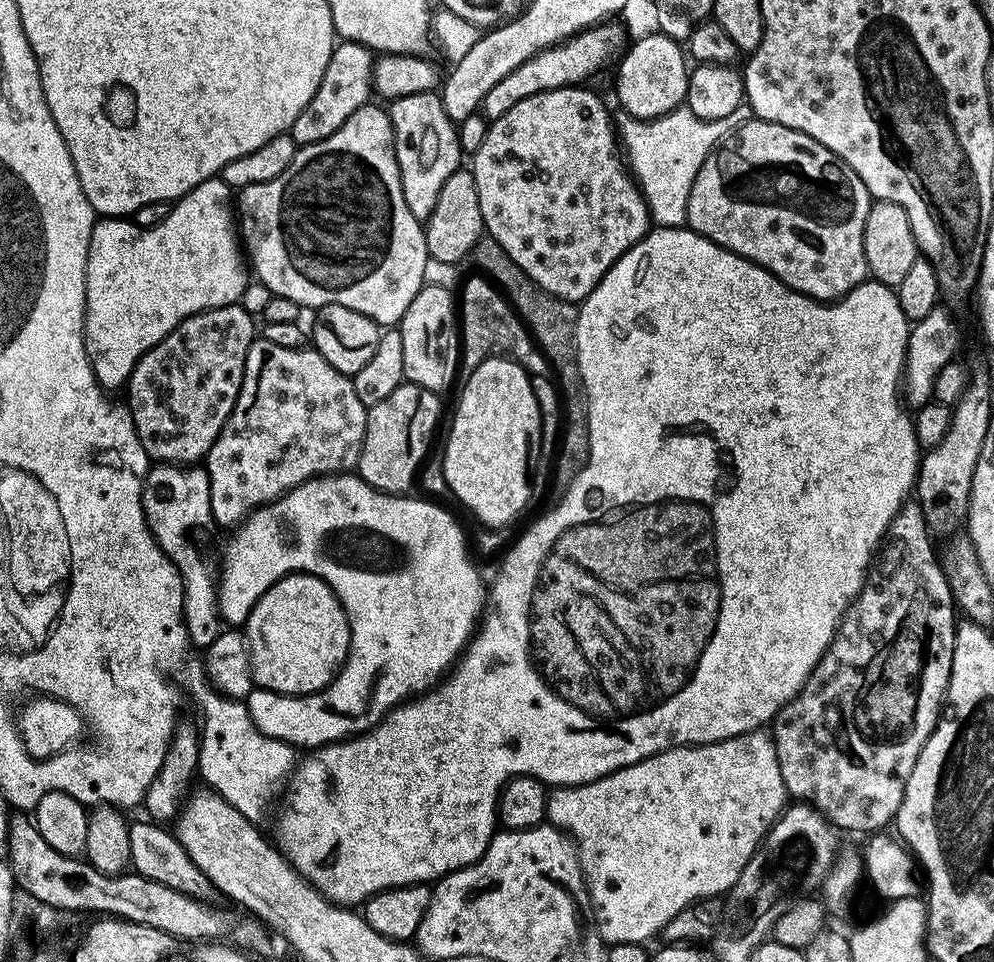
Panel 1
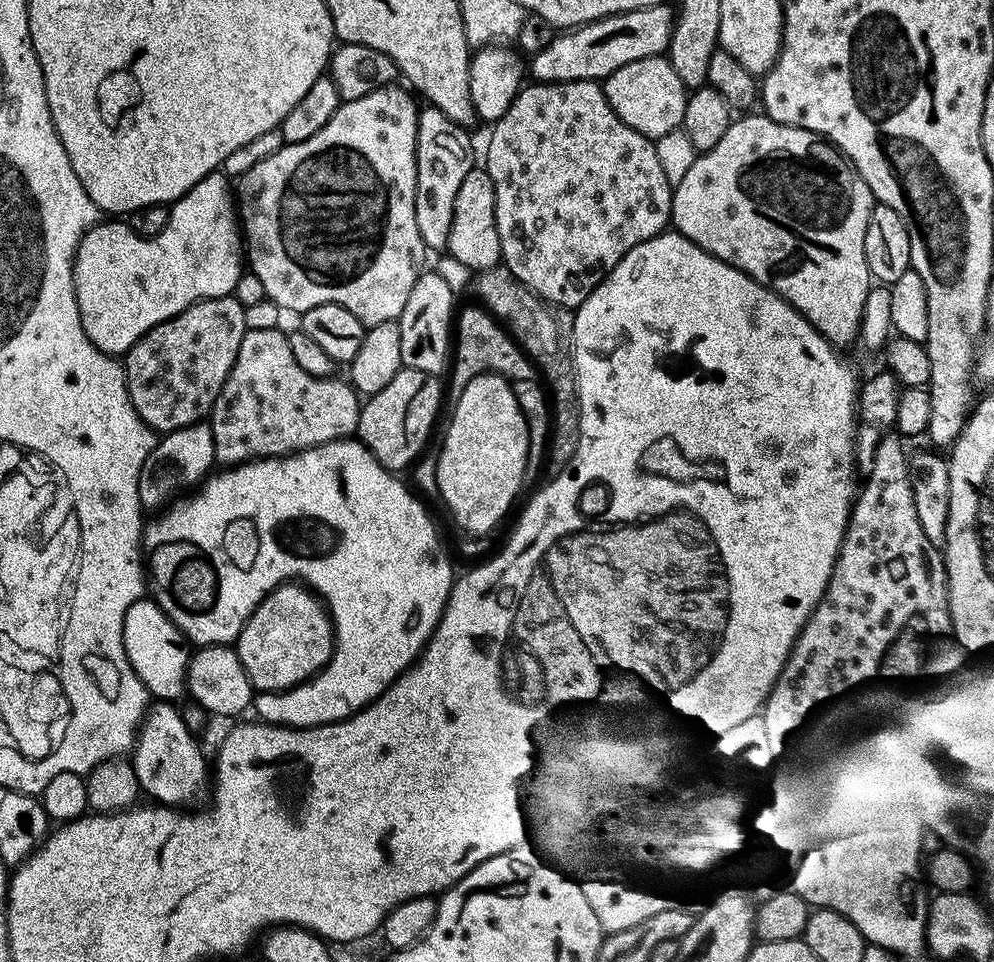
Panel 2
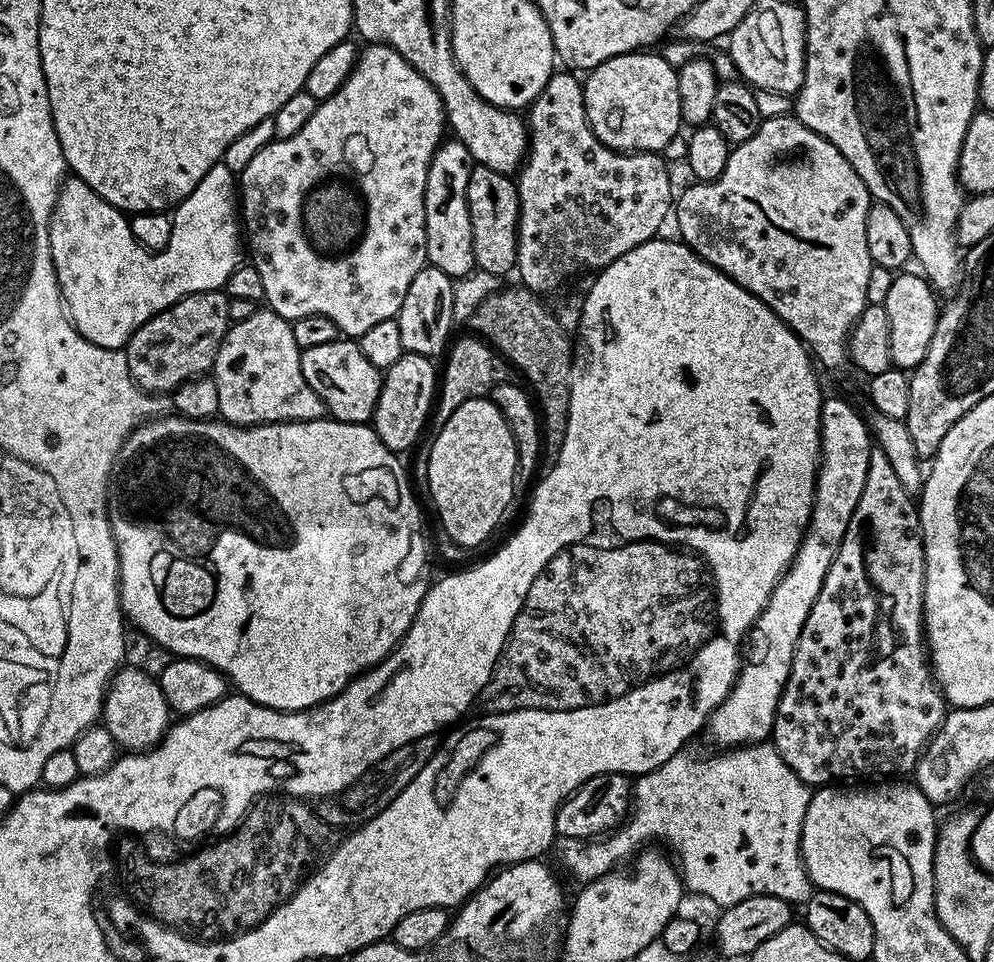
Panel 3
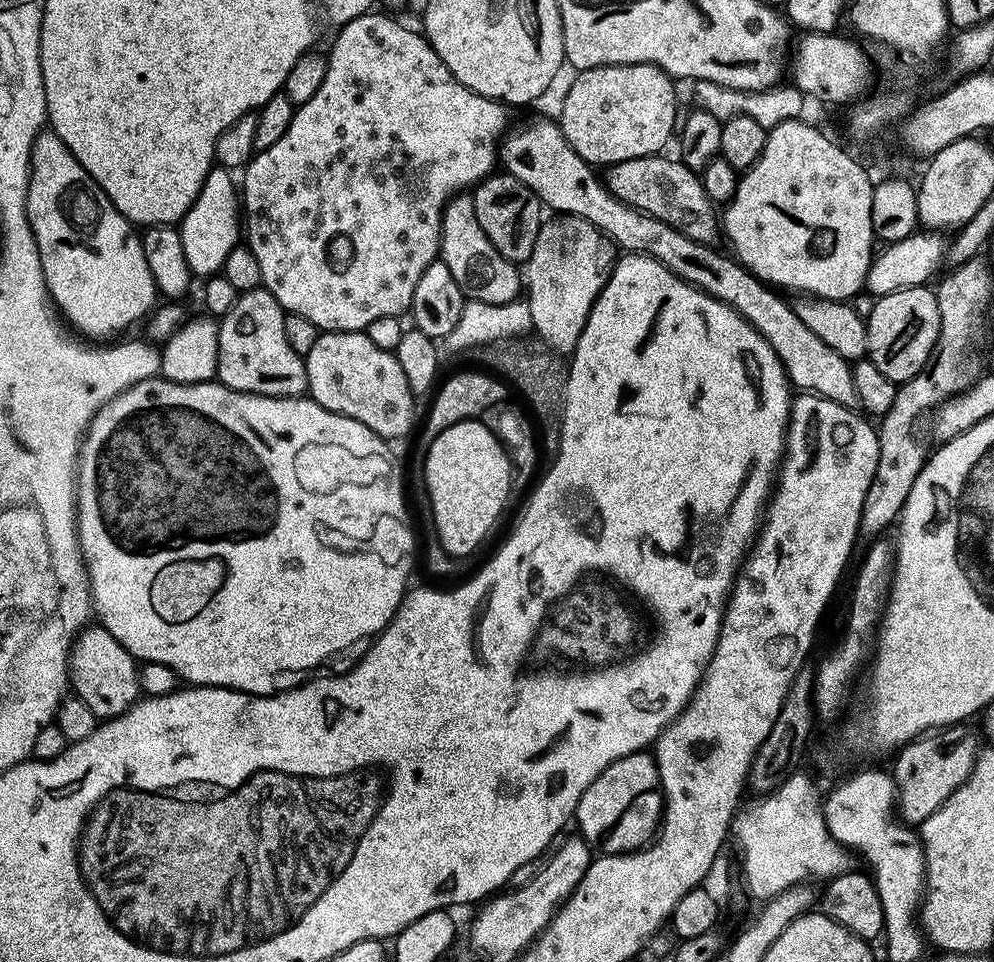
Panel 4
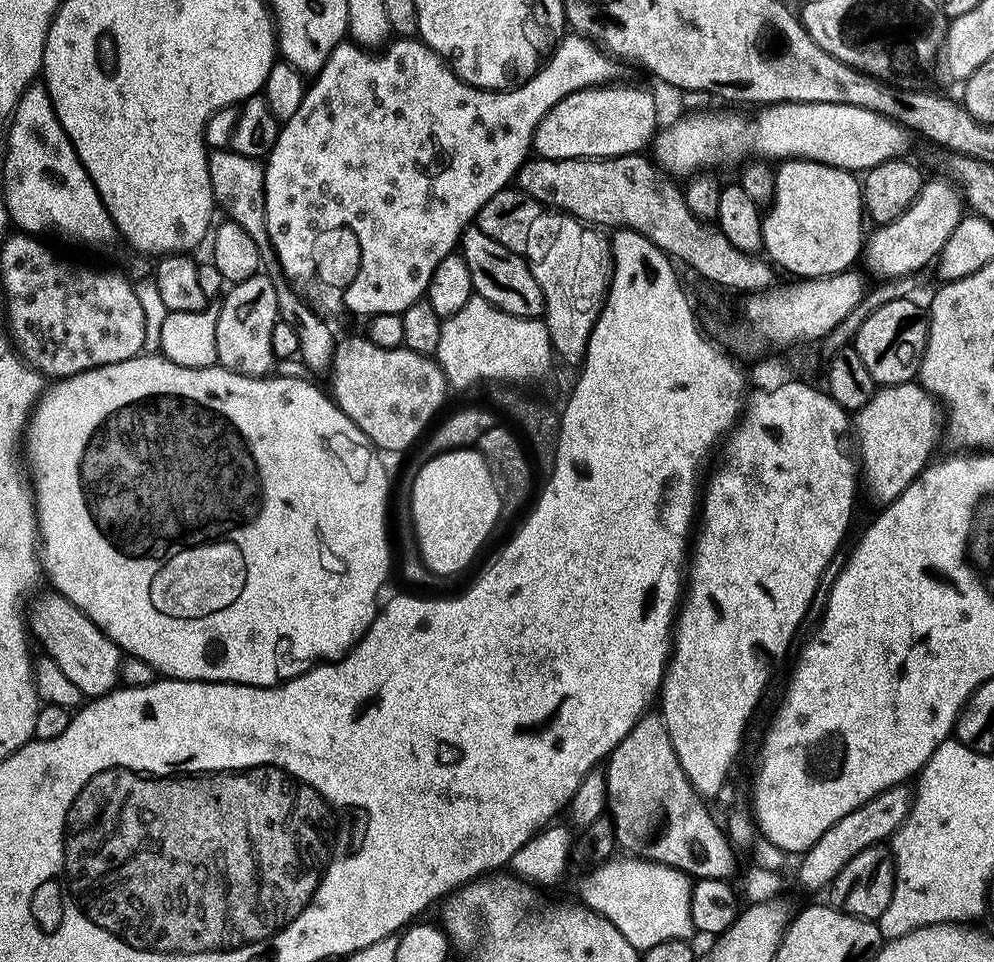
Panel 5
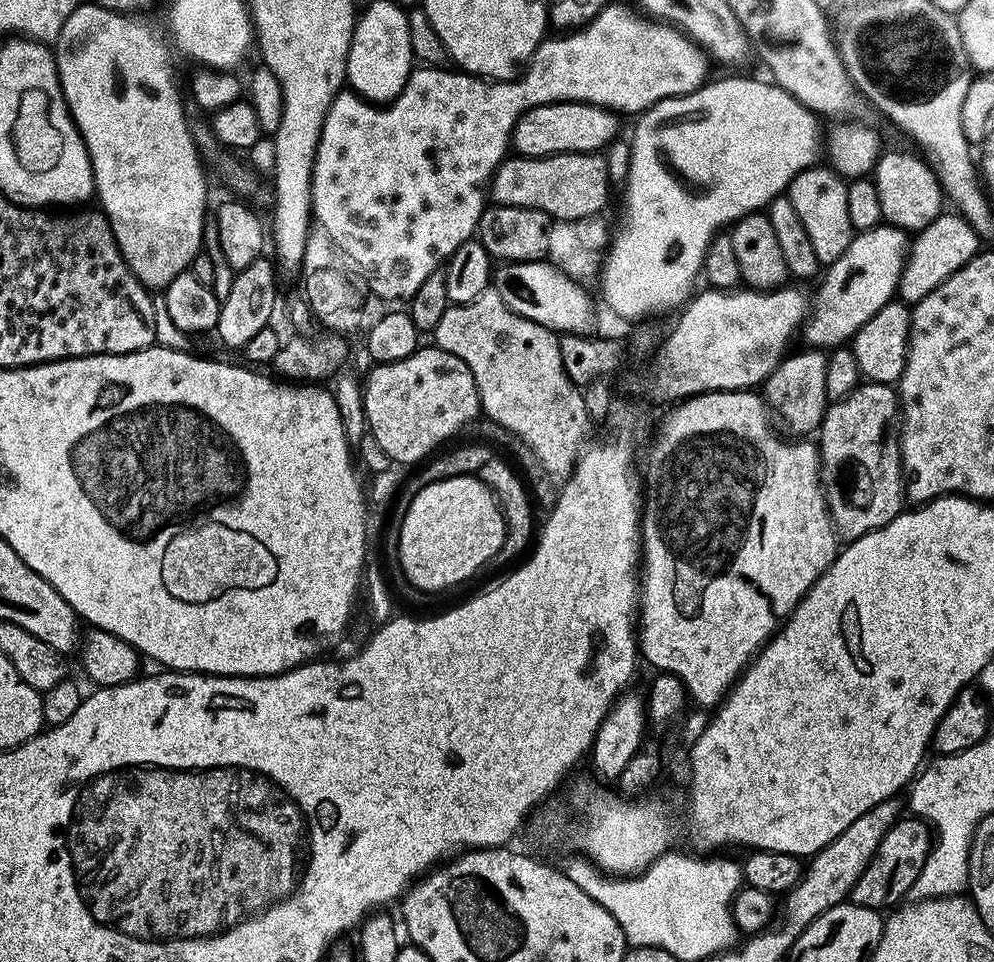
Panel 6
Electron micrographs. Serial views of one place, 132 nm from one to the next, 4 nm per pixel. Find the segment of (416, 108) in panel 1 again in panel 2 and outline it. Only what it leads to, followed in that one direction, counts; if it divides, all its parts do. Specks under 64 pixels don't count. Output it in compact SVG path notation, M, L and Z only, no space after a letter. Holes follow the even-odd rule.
M431 106L419 109L416 139L416 197L414 214L418 234L422 234L425 249L447 249L450 222L454 218L454 198L462 187L462 178L474 167L469 129L459 128L442 110Z

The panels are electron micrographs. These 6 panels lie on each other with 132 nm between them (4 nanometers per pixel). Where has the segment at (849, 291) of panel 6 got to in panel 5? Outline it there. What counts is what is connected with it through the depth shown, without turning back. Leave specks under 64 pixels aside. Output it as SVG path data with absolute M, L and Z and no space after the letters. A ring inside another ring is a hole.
M925 179L924 185L920 188L918 198L903 212L894 222L881 224L875 229L876 233L867 237L866 243L862 249L863 263L868 263L868 268L876 278L895 278L898 276L910 276L919 273L919 268L924 268L928 263L935 261L939 257L940 251L946 246L950 234L954 234L954 226L965 215L966 208L962 203L961 193L957 185L951 179L944 180Z

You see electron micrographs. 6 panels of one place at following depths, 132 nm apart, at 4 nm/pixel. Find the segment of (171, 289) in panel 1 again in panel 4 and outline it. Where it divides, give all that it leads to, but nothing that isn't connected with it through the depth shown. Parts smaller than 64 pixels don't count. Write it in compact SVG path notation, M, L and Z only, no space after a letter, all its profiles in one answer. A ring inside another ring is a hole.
M41 130L32 147L26 214L38 246L38 258L42 262L49 297L59 313L61 310L78 331L88 336L112 336L130 327L135 320L143 321L153 311L158 293L150 266L146 266L144 245L137 229L112 205L94 178L90 178L82 162L70 154L66 142L62 142L62 138L51 130ZM213 167L191 210L178 224L182 246L186 250L186 262L200 278L219 273L226 262L226 254L230 254L230 250L242 240L242 200L238 195L237 181L235 184L232 176L227 168Z

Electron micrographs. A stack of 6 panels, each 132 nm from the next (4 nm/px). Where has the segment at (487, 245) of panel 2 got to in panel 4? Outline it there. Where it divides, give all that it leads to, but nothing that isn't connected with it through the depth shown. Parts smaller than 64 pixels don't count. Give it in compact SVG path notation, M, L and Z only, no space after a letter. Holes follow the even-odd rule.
M496 170L475 185L471 198L474 214L478 214L478 226L486 230L486 238L490 238L494 250L498 250L502 258L513 264L523 265L531 256L542 223L542 205L534 190L530 190L526 182L514 178L506 170Z

